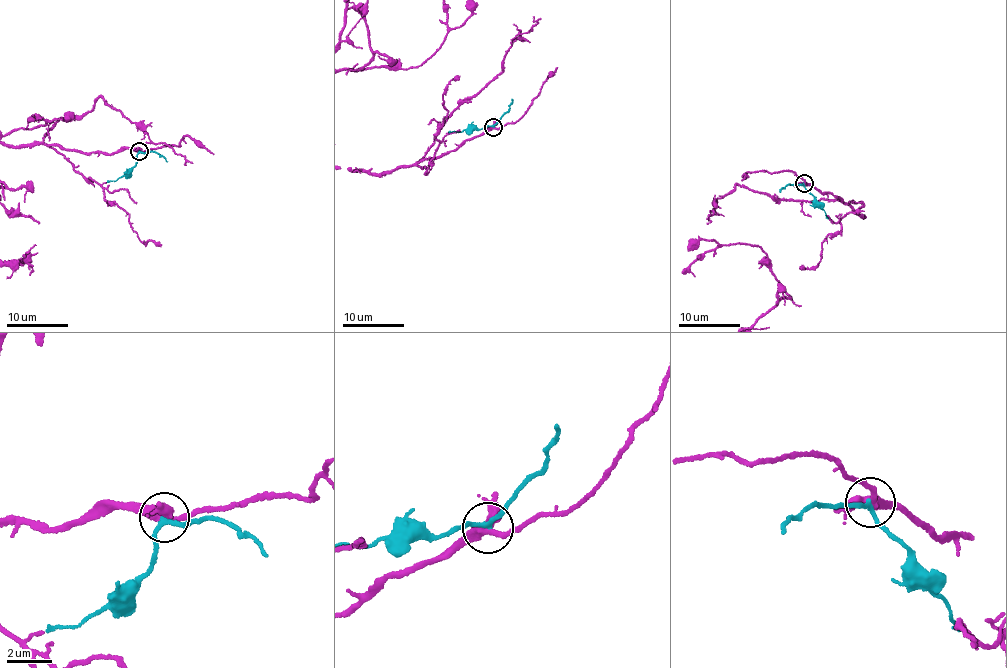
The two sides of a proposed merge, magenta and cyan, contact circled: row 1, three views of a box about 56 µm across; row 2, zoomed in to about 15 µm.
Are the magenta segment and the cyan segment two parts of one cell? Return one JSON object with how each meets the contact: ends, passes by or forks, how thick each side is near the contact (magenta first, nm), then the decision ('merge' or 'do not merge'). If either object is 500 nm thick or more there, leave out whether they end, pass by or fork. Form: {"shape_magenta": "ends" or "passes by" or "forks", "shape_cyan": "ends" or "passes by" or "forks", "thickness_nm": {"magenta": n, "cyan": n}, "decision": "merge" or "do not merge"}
{"shape_magenta": "forks", "shape_cyan": "passes by", "thickness_nm": {"magenta": 380, "cyan": 190}, "decision": "do not merge"}

